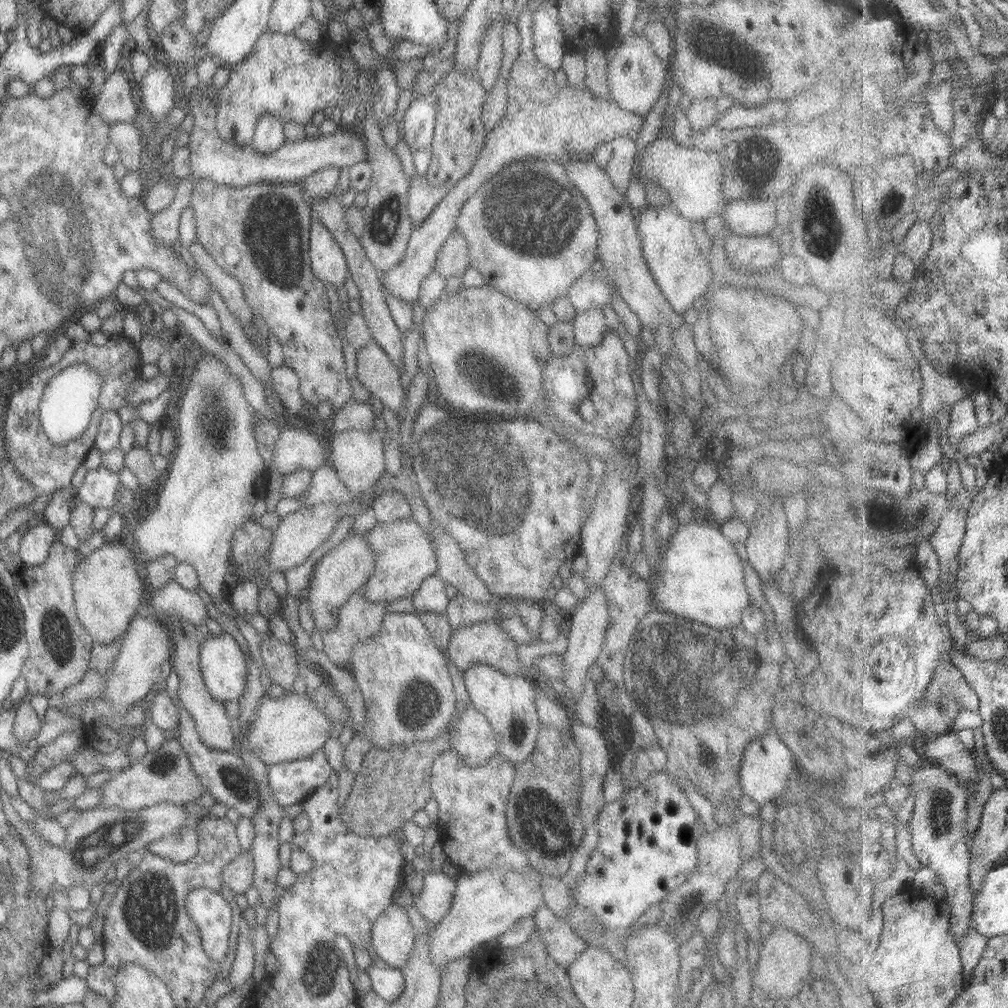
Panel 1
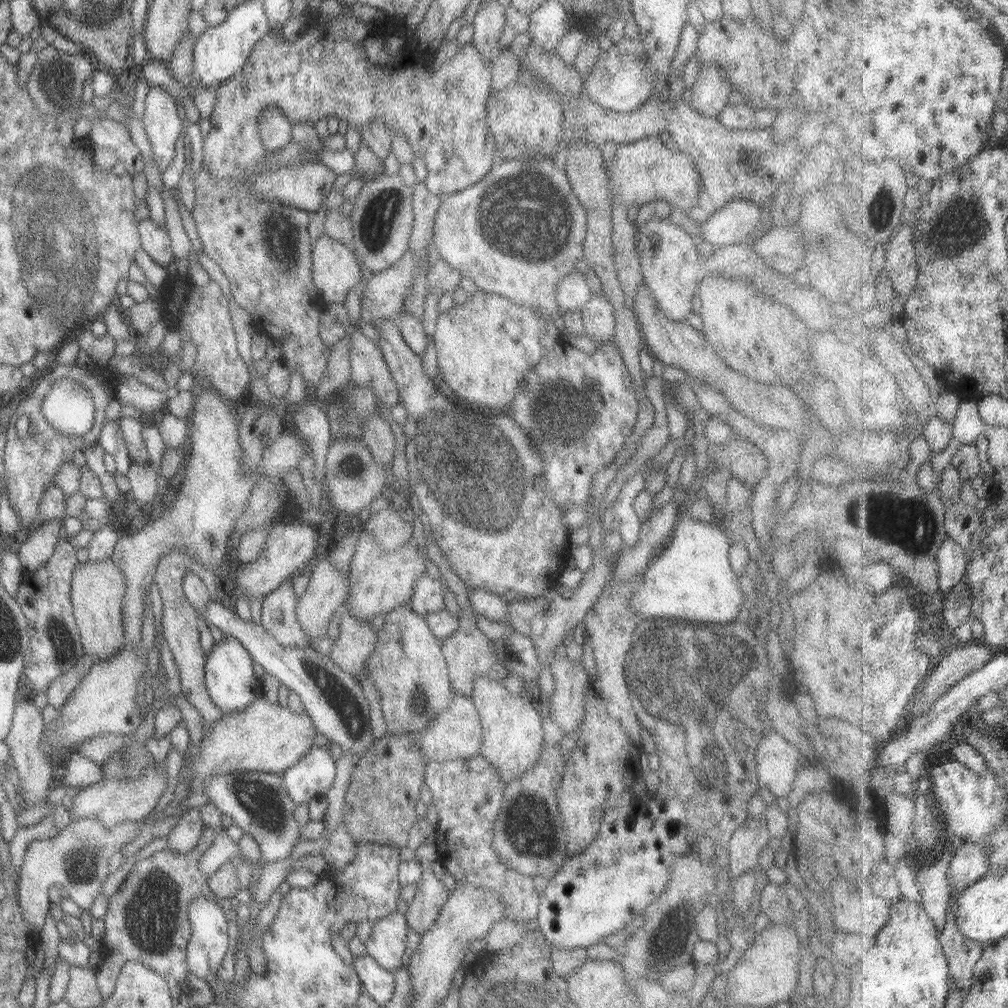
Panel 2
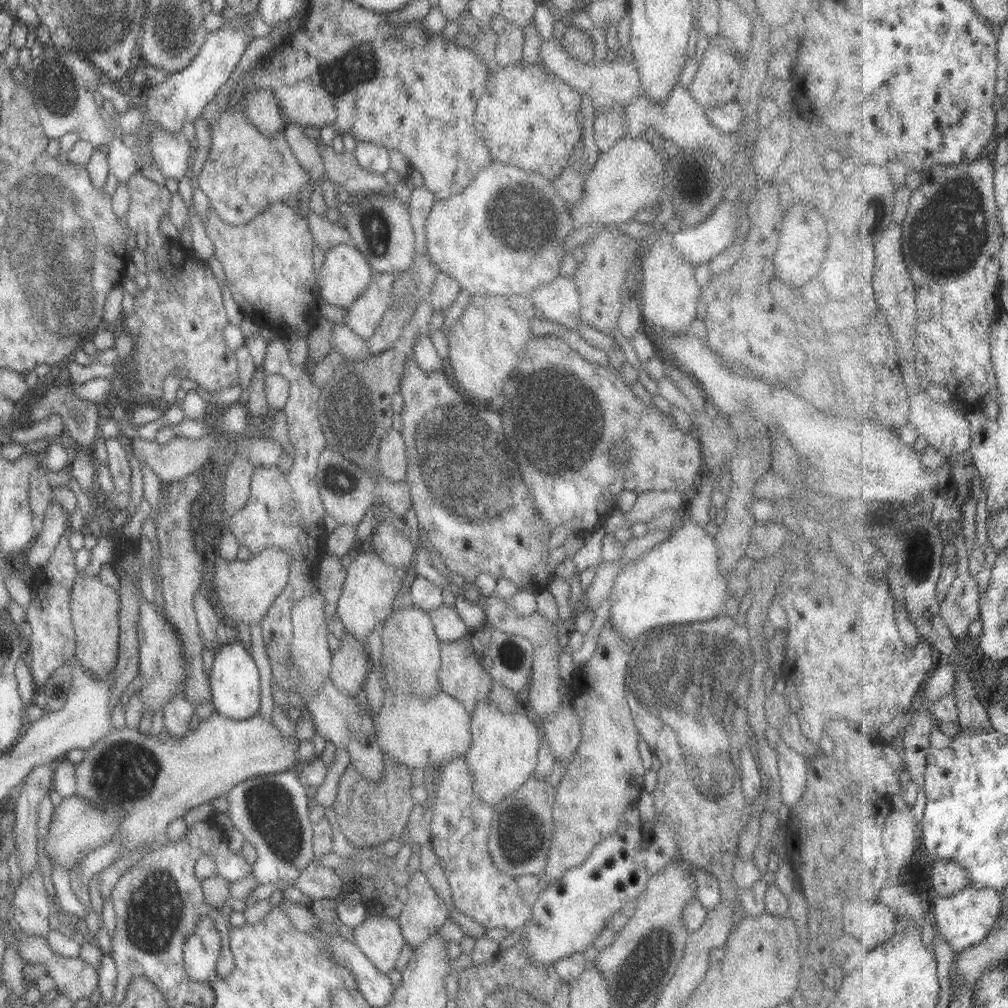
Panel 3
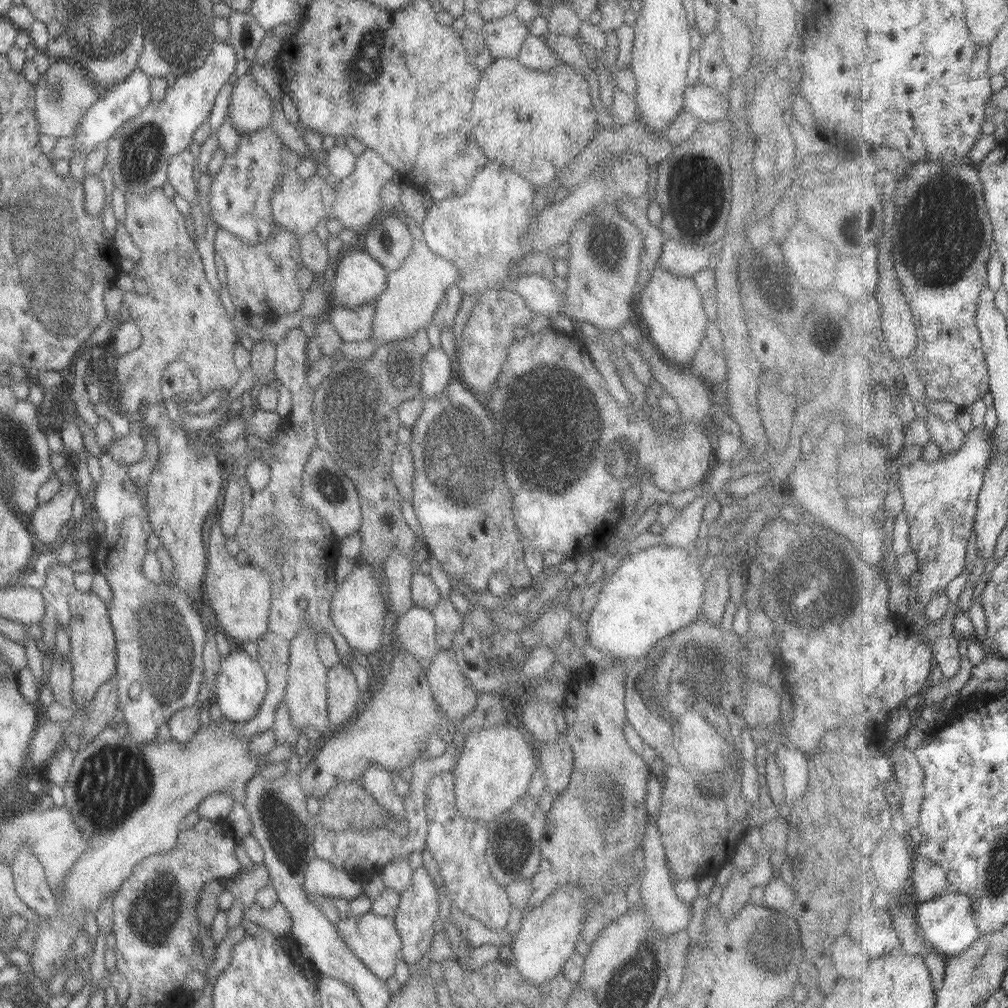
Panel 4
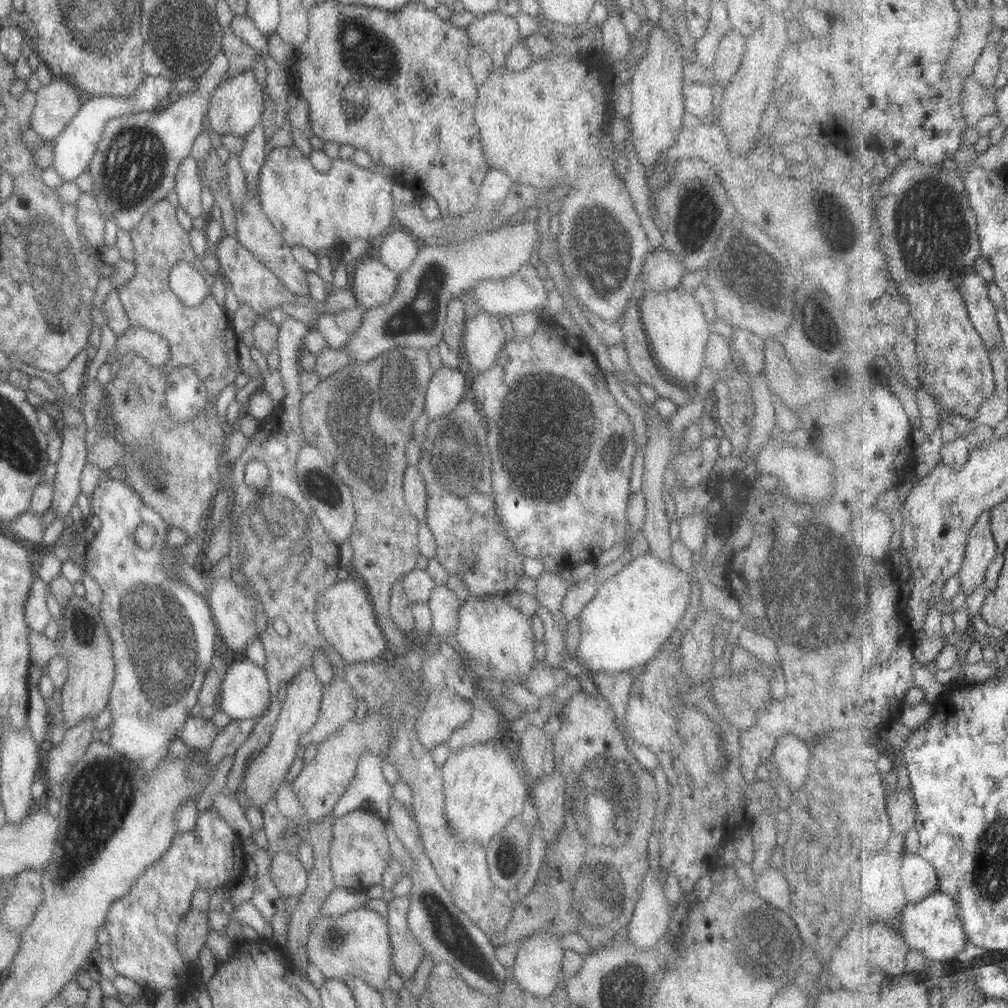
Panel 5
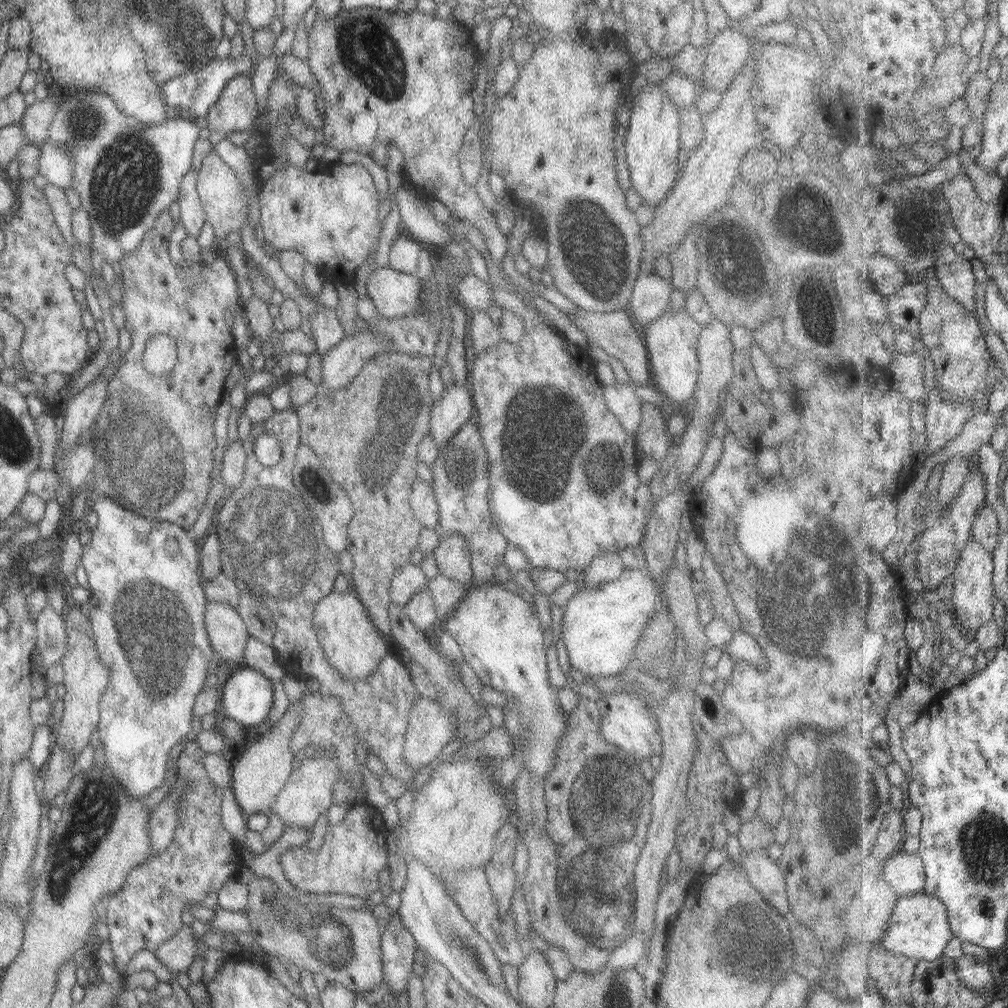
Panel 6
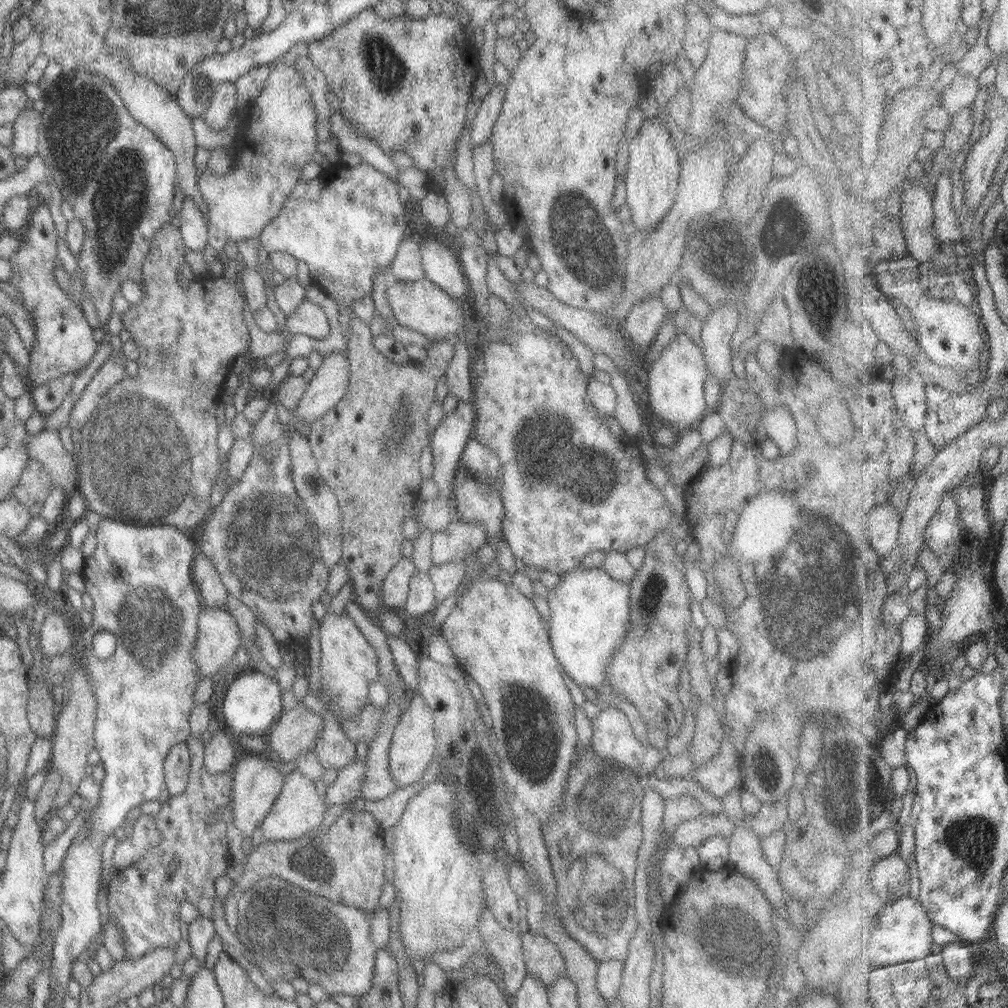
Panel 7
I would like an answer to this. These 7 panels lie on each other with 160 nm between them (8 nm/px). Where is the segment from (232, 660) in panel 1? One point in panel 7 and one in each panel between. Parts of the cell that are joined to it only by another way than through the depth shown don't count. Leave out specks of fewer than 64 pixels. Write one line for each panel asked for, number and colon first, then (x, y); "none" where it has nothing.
2: (231, 685)
3: (233, 682)
4: (239, 686)
5: (243, 695)
6: (246, 696)
7: (251, 704)

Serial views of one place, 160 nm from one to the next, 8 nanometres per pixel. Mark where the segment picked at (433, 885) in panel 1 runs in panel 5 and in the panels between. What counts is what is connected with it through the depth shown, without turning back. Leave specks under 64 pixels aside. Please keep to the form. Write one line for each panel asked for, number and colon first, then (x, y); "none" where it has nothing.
2: (430, 894)
3: (423, 912)
4: (416, 911)
5: (406, 954)

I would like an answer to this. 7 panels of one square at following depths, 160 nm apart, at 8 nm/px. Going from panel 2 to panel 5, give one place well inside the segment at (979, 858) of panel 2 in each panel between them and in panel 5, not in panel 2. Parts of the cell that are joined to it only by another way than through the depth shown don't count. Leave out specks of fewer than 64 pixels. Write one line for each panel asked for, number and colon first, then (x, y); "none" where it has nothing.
3: (948, 877)
4: (929, 880)
5: (920, 879)

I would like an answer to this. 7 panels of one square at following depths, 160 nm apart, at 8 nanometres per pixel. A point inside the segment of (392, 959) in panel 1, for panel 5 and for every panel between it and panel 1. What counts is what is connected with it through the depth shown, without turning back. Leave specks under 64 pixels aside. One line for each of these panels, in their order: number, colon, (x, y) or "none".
2: (385, 943)
3: (378, 938)
4: (373, 940)
5: (355, 943)

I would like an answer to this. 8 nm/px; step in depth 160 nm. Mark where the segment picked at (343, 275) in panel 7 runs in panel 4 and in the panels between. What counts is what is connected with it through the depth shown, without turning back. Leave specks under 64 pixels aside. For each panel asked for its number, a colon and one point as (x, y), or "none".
4: (297, 204)
5: (308, 209)
6: (329, 218)

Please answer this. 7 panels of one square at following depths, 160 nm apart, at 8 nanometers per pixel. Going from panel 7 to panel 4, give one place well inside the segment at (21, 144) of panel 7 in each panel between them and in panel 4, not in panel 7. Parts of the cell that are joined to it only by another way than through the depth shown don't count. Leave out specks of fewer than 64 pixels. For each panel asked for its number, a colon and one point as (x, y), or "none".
4: (63, 93)
5: (55, 103)
6: (34, 122)

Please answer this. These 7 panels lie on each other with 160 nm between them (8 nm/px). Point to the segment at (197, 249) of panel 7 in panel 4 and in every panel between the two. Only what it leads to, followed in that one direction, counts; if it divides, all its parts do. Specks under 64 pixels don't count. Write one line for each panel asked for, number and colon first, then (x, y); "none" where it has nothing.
4: (181, 172)
5: (187, 186)
6: (191, 216)

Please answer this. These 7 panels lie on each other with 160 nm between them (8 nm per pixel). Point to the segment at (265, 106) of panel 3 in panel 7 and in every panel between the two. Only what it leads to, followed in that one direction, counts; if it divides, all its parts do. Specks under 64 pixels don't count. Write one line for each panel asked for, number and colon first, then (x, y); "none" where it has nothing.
4: (249, 108)
5: (234, 106)
6: (234, 111)
7: (221, 105)

